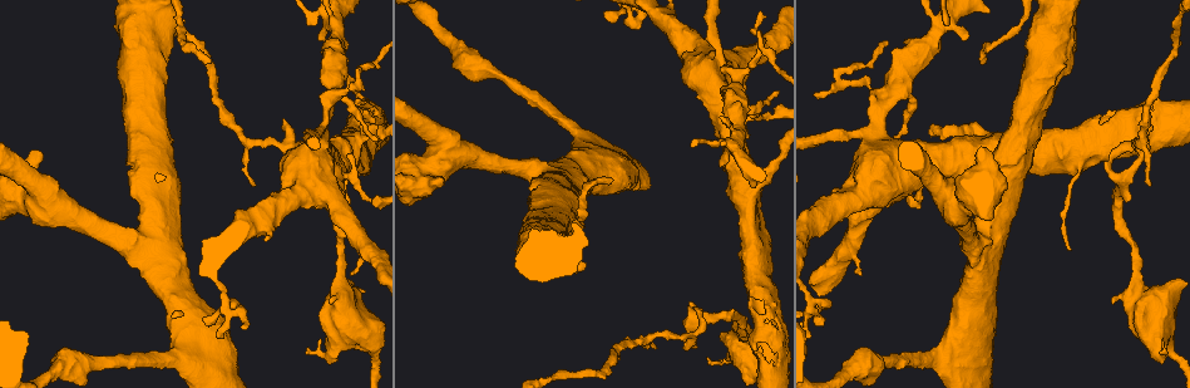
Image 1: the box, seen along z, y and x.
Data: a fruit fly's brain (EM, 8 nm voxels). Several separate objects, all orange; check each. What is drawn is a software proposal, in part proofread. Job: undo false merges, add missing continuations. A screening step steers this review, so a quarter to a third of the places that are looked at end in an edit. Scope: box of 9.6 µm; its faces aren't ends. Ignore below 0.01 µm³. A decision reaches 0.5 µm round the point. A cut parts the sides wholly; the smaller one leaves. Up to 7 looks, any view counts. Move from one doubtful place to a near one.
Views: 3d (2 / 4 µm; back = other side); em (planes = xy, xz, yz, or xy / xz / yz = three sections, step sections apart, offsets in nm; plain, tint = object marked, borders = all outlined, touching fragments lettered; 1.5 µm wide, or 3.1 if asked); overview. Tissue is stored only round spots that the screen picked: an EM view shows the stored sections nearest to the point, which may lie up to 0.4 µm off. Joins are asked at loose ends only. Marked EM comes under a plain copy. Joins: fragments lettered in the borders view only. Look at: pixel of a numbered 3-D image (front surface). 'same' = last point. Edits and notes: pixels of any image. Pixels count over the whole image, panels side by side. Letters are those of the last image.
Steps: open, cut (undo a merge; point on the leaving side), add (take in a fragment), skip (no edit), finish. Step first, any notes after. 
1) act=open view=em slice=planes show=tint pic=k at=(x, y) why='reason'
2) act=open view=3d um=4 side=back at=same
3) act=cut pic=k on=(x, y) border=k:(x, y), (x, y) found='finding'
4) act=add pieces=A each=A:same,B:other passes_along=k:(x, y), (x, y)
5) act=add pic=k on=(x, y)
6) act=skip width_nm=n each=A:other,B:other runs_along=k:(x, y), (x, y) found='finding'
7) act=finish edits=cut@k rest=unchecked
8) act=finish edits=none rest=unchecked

act=open view=em slice=xz step=4 show=borders pic=1 at=(686, 343) why='an open end'

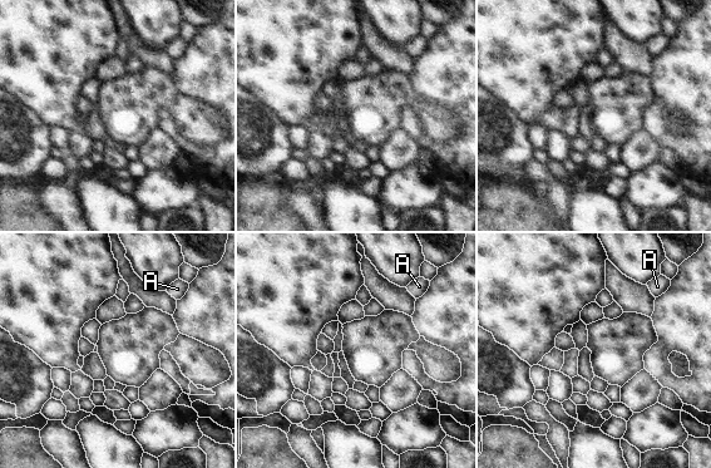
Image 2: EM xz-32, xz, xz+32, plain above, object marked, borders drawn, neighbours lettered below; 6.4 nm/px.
act=open view=em slice=planes show=borders at=same why='another direction'

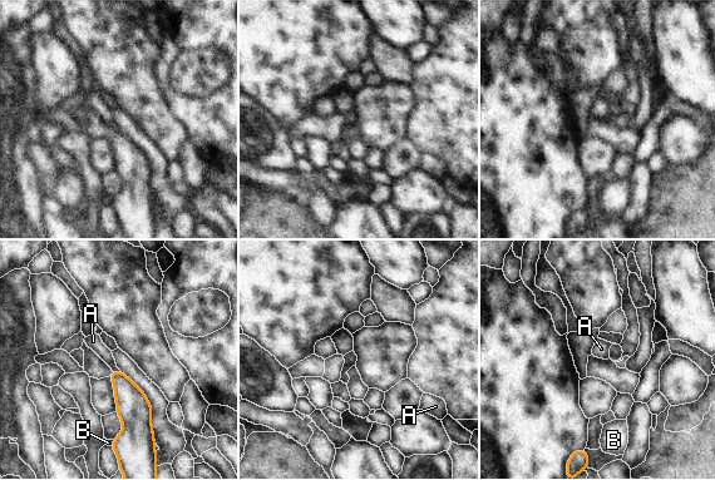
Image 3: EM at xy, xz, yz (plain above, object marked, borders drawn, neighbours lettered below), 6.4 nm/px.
act=skip width_nm=220 each=A:other,B:other border=3:(112, 370), (119, 371) found='none of them fits'

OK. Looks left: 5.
act=open view=3d um=4 pic=1 at=(208, 61)

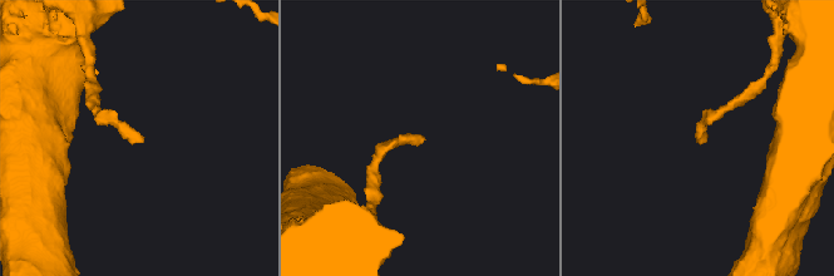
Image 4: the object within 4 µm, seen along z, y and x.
act=open view=em slice=planes show=tint pic=4 at=(699, 143)

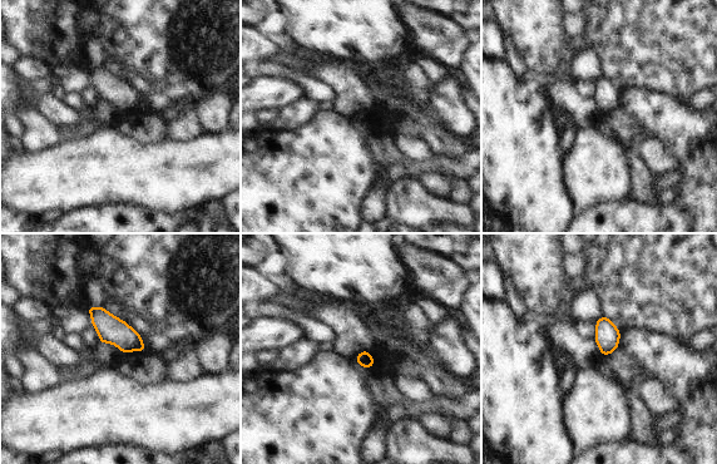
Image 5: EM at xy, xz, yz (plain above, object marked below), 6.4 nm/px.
act=open view=em slice=planes show=borders at=same why='see the neighbours'

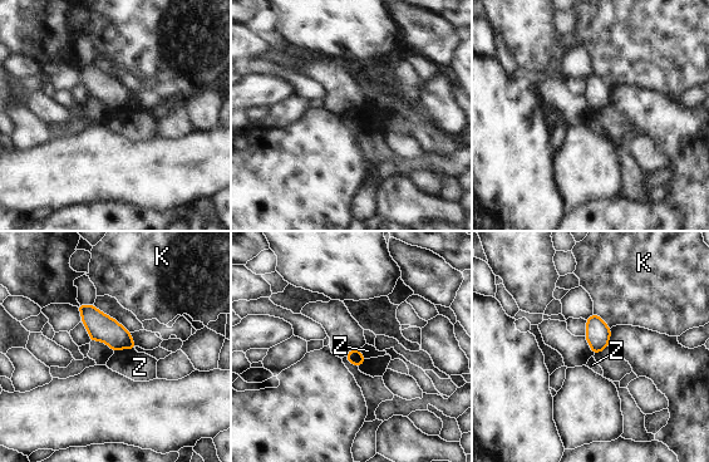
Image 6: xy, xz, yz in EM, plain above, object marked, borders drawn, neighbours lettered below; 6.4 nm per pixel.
act=skip width_nm=90 each=K:other,Z:other found='none of them fits'

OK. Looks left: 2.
act=finish edits=none rest=unchecked

